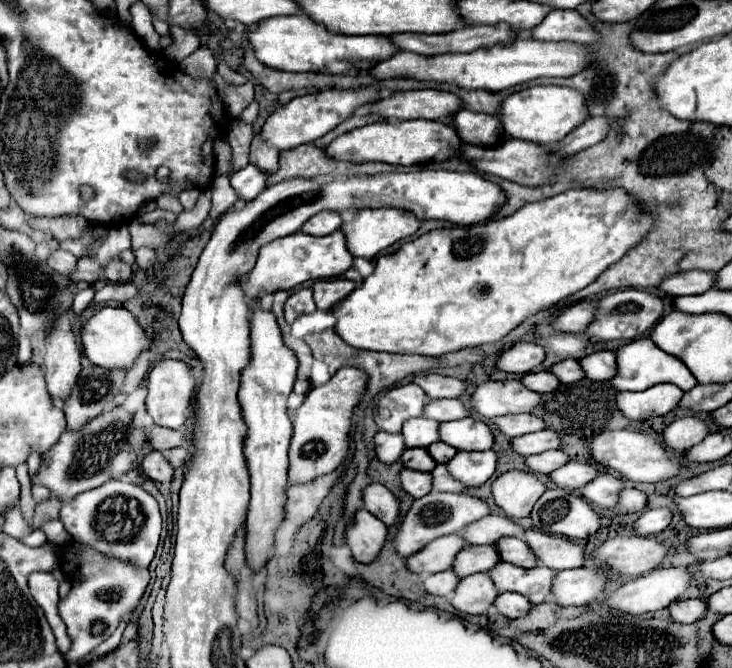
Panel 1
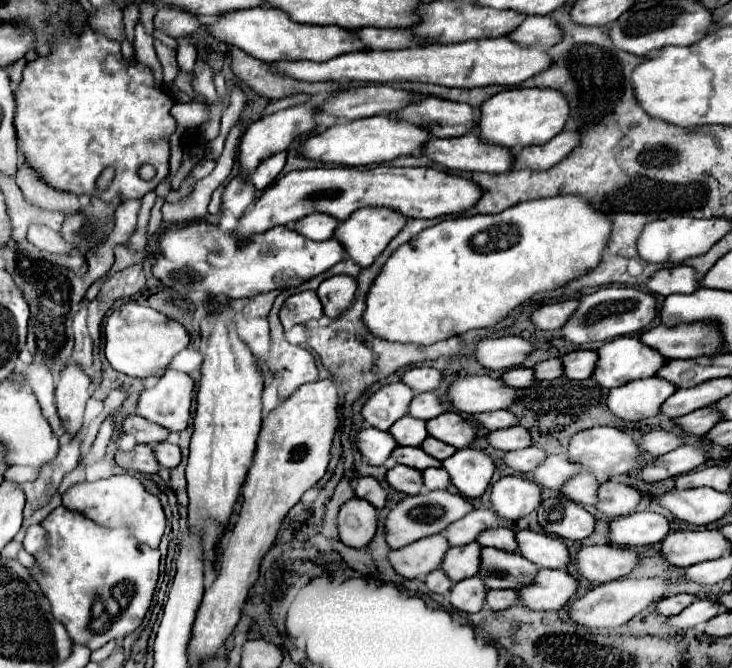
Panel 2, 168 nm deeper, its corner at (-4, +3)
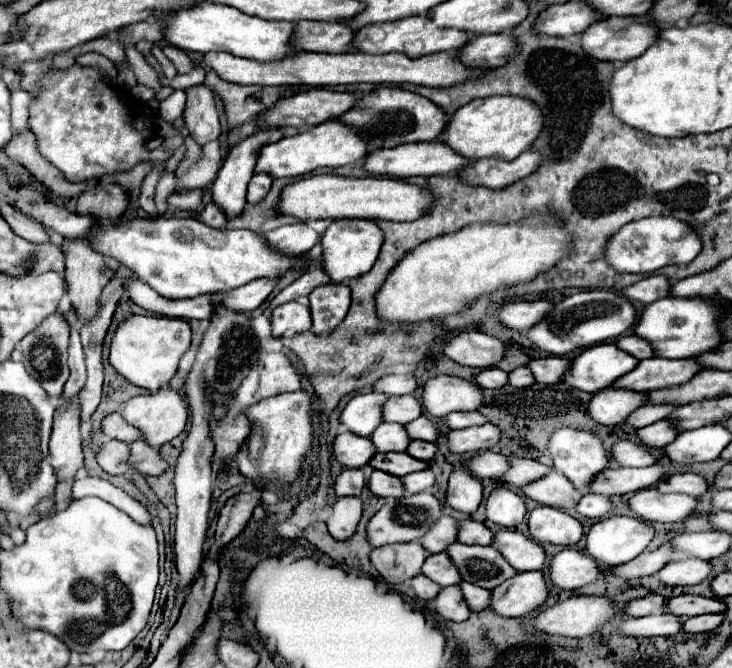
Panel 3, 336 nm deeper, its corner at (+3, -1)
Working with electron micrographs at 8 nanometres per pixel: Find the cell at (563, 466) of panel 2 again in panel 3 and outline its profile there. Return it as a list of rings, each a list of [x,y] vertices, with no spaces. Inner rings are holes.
[[[511,456],[509,462],[511,462],[511,466],[509,466],[507,474],[503,474],[503,482],[509,486],[515,486],[515,488],[525,486],[525,484],[541,478],[543,474],[547,474],[551,470],[551,468],[539,464],[537,460],[529,460],[529,458]]]

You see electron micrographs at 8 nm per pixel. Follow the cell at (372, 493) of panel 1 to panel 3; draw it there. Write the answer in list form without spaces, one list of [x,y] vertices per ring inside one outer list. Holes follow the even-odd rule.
[[[345,468],[335,478],[335,494],[337,496],[361,496],[361,490],[365,486],[365,476],[361,468]]]

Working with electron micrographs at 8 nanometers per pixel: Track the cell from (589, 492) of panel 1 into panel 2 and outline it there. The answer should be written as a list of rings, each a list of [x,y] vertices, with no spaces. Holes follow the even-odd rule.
[[[582,472],[568,480],[560,492],[582,506],[594,506],[598,502],[598,486],[600,484],[594,482],[594,474]]]

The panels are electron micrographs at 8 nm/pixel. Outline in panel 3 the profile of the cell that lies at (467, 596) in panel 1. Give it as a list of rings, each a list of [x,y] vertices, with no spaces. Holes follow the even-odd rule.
[[[459,586],[441,588],[441,594],[437,594],[437,598],[435,598],[435,612],[441,618],[453,620],[453,622],[463,622],[471,614],[469,606],[463,600],[463,594],[461,594]]]

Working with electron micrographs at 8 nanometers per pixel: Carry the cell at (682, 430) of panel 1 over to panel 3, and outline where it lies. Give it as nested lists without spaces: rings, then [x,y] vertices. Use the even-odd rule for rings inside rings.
[[[623,440],[623,442],[617,442],[613,448],[611,448],[611,458],[619,464],[619,466],[651,466],[655,464],[655,458],[643,448],[643,446],[637,446],[629,440]]]

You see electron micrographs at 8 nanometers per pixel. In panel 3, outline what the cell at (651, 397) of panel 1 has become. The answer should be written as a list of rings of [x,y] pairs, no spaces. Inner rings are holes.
[[[601,390],[589,402],[589,414],[599,424],[621,424],[627,414],[645,404],[645,394],[631,390]]]

